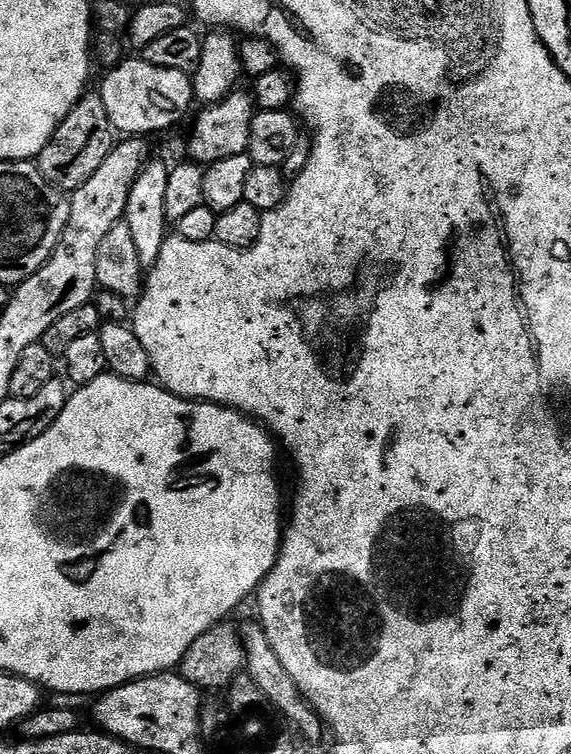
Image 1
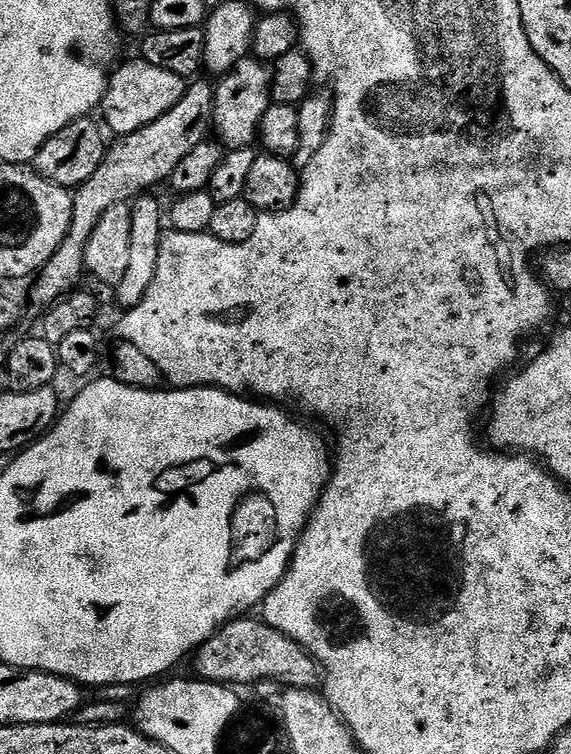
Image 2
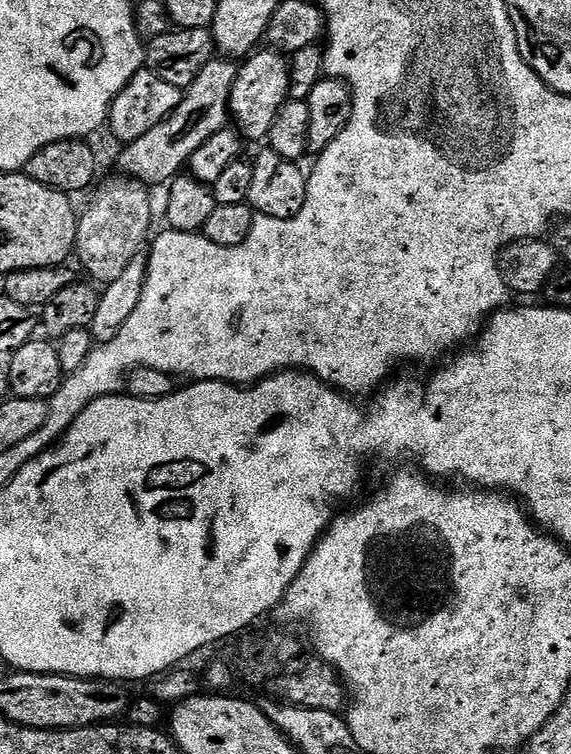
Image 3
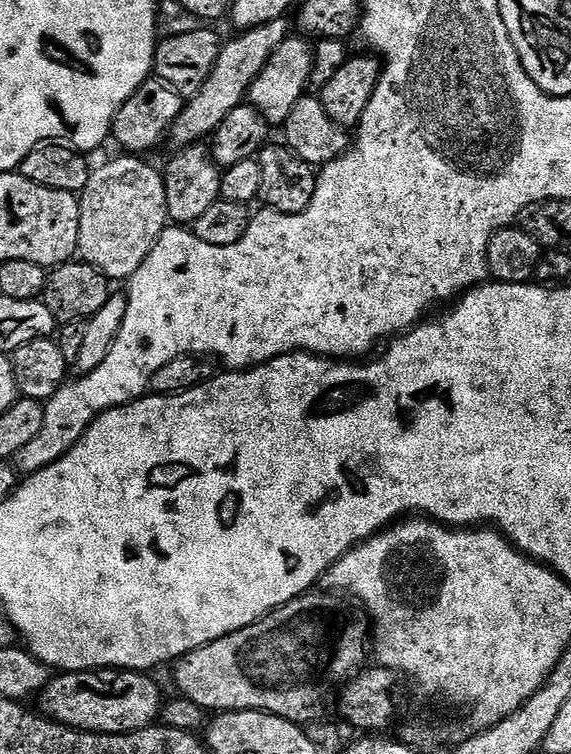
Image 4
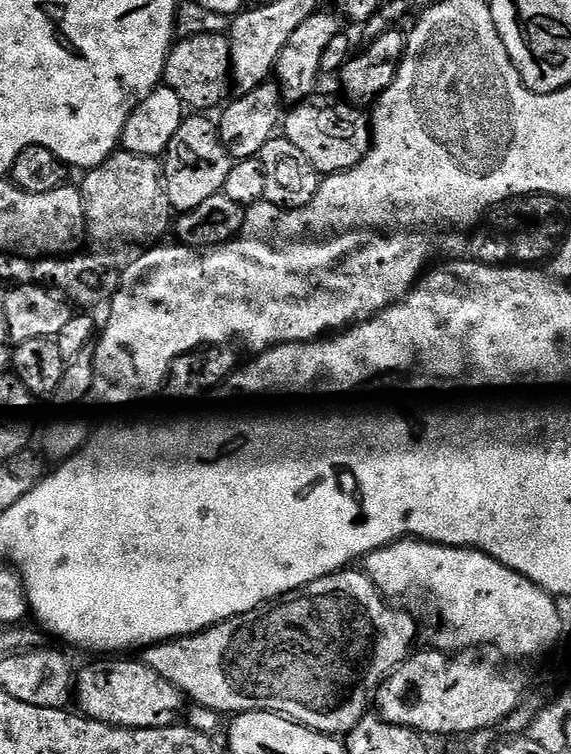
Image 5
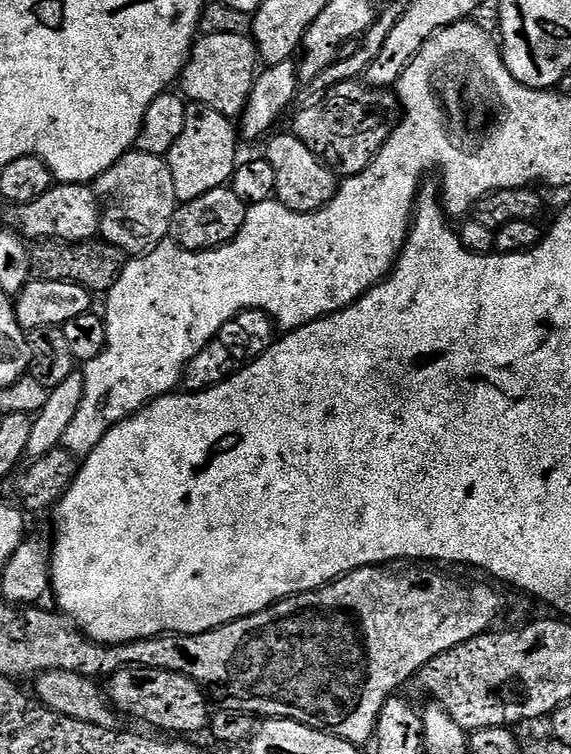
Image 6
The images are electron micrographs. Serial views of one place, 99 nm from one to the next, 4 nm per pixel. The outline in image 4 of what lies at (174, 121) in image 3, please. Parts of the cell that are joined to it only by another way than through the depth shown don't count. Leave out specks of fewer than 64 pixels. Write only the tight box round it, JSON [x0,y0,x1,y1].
[170,19,290,146]

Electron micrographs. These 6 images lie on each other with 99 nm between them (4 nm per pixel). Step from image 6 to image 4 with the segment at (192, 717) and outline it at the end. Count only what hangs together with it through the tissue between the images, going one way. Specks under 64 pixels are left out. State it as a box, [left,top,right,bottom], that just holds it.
[38,668,162,736]

